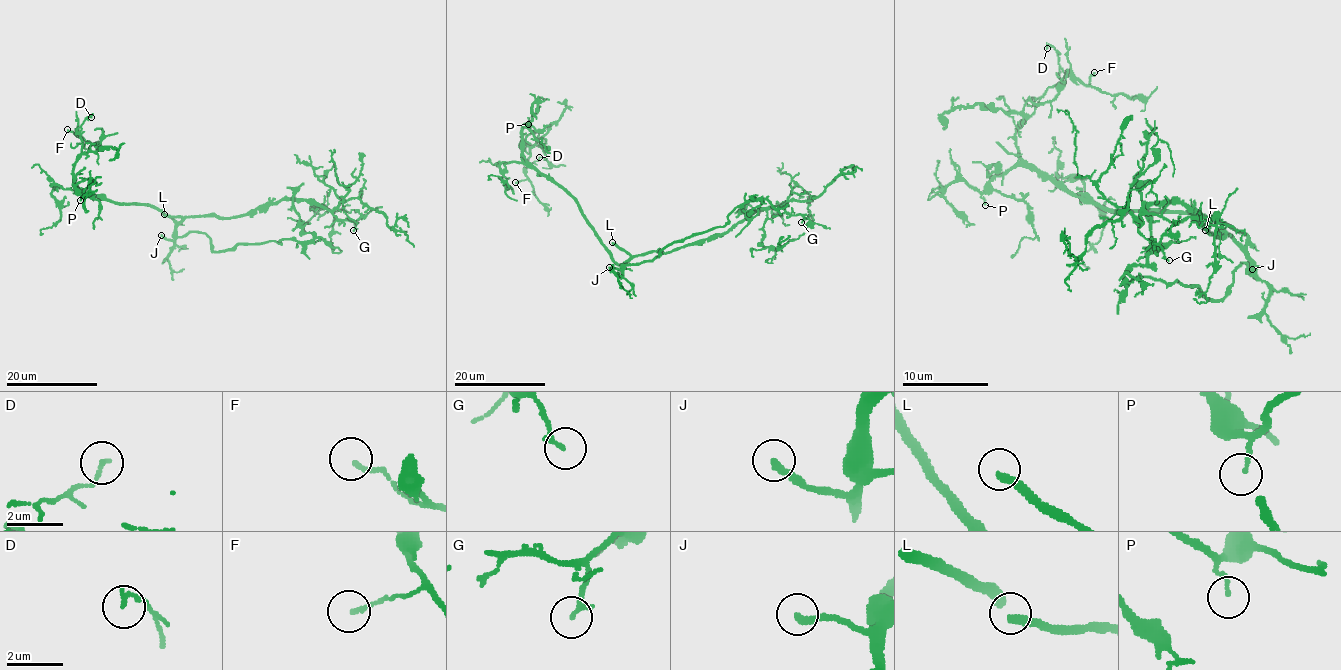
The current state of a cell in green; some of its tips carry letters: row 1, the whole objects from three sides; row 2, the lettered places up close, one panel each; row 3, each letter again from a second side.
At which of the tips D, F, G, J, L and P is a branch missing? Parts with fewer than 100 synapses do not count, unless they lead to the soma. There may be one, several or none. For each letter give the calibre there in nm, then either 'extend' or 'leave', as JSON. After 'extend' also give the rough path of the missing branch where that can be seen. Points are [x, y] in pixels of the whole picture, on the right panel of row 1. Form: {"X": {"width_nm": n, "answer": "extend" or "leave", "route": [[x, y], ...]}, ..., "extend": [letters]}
{"D": {"width_nm": 150, "answer": "leave"}, "F": {"width_nm": 140, "answer": "leave"}, "G": {"width_nm": 170, "answer": "leave"}, "J": {"width_nm": 280, "answer": "extend"}, "L": {"width_nm": 260, "answer": "extend", "route": [[1205, 230], [1190, 222], [1154, 222], [1115, 250], [1000, 258], [985, 265], [970, 245], [955, 245], [901, 305]]}, "P": {"width_nm": 120, "answer": "leave"}, "extend": ["J", "L"]}

